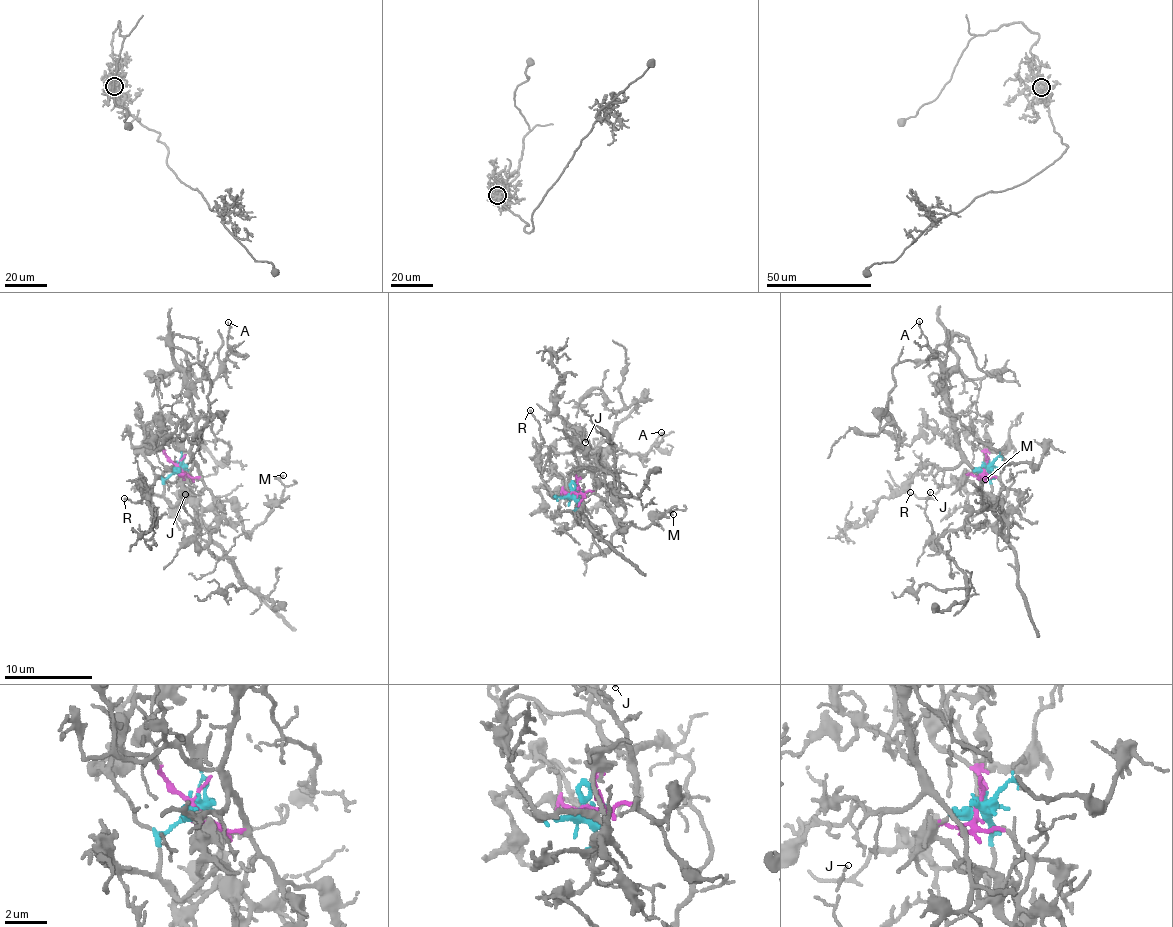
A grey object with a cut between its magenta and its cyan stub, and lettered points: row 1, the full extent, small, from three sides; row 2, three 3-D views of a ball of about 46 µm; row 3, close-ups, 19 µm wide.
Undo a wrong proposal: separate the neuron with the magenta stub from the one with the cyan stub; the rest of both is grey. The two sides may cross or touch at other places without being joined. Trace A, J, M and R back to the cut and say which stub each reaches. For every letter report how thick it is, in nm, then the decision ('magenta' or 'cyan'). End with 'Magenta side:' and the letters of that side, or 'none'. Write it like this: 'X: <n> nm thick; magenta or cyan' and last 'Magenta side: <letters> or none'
A: 100 nm thick; magenta
J: 100 nm thick; magenta
M: 130 nm thick; magenta
R: 110 nm thick; cyan
Magenta side: A, J, M

